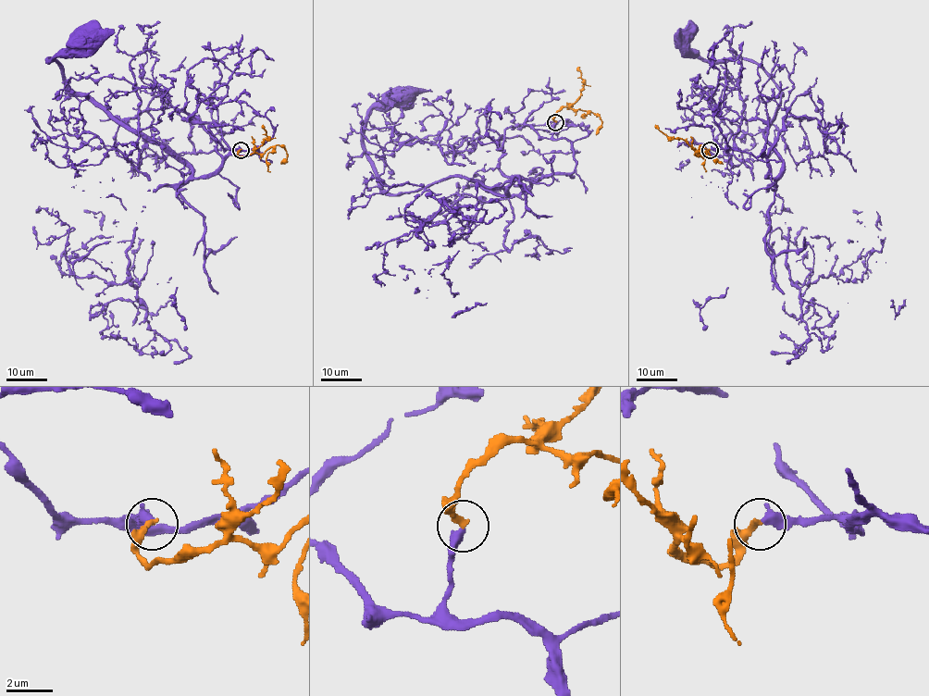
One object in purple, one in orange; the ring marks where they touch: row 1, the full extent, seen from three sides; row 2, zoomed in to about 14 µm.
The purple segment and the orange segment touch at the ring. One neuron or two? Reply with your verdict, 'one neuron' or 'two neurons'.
one neuron

